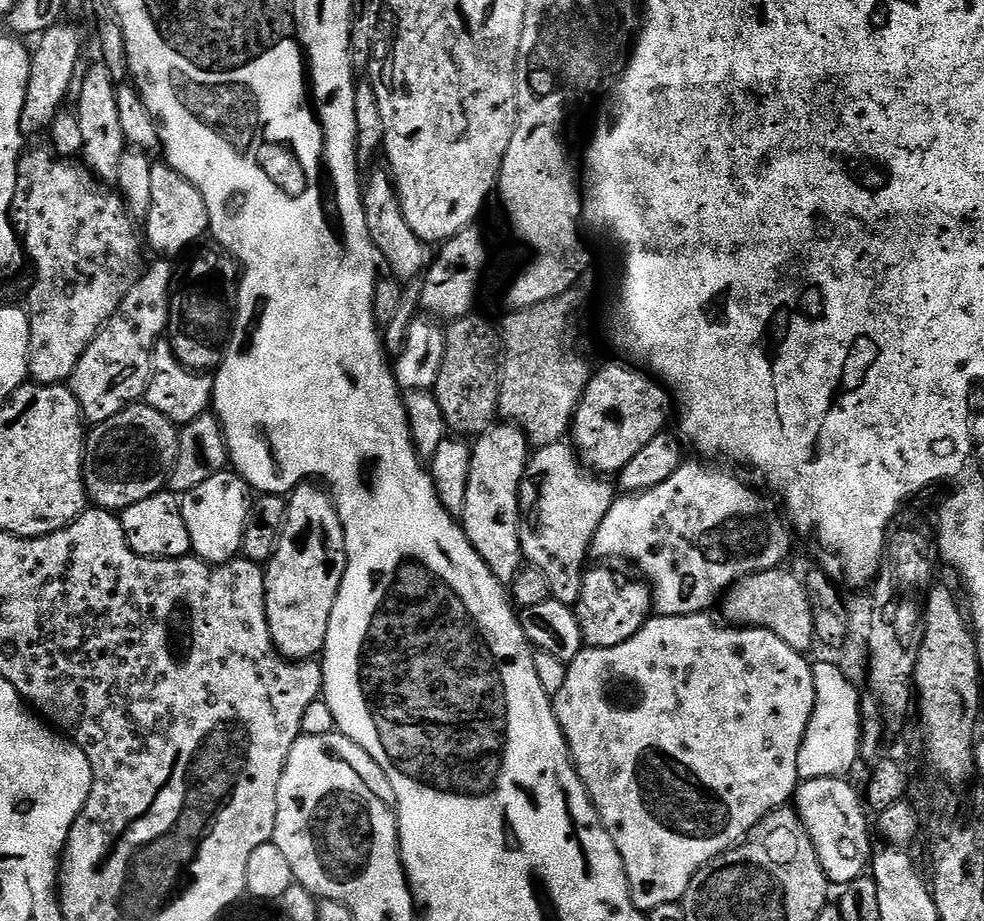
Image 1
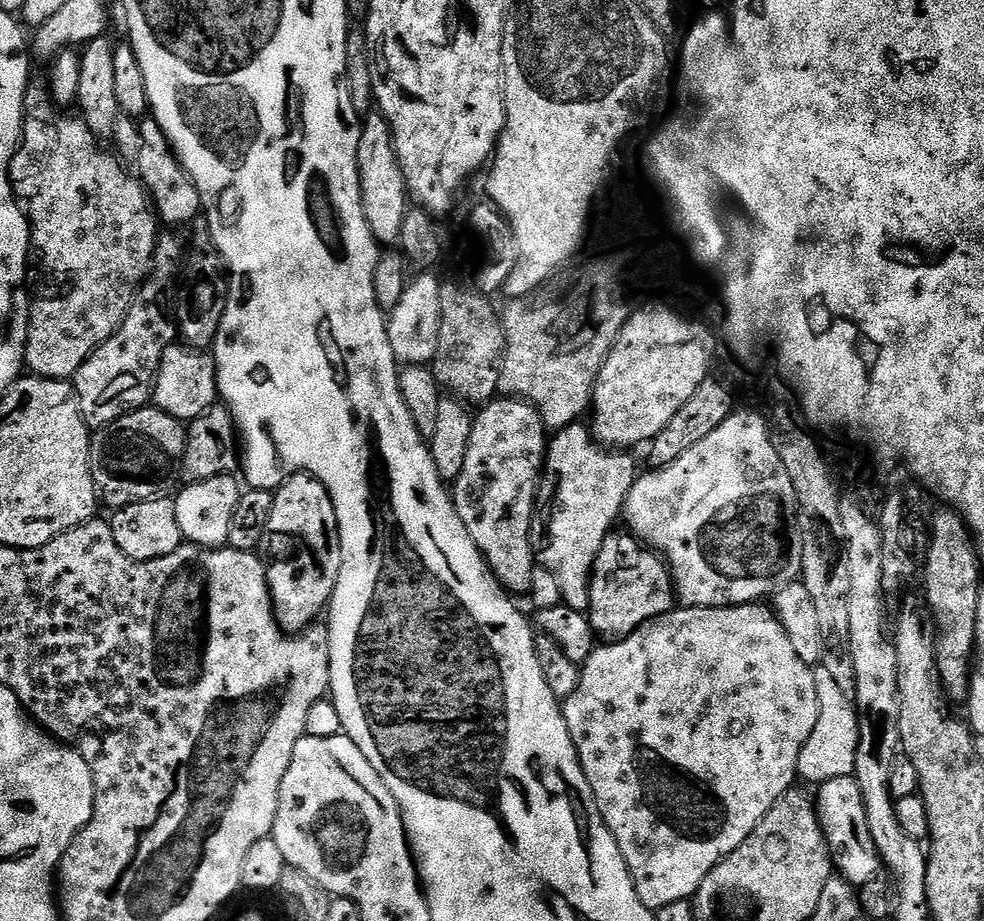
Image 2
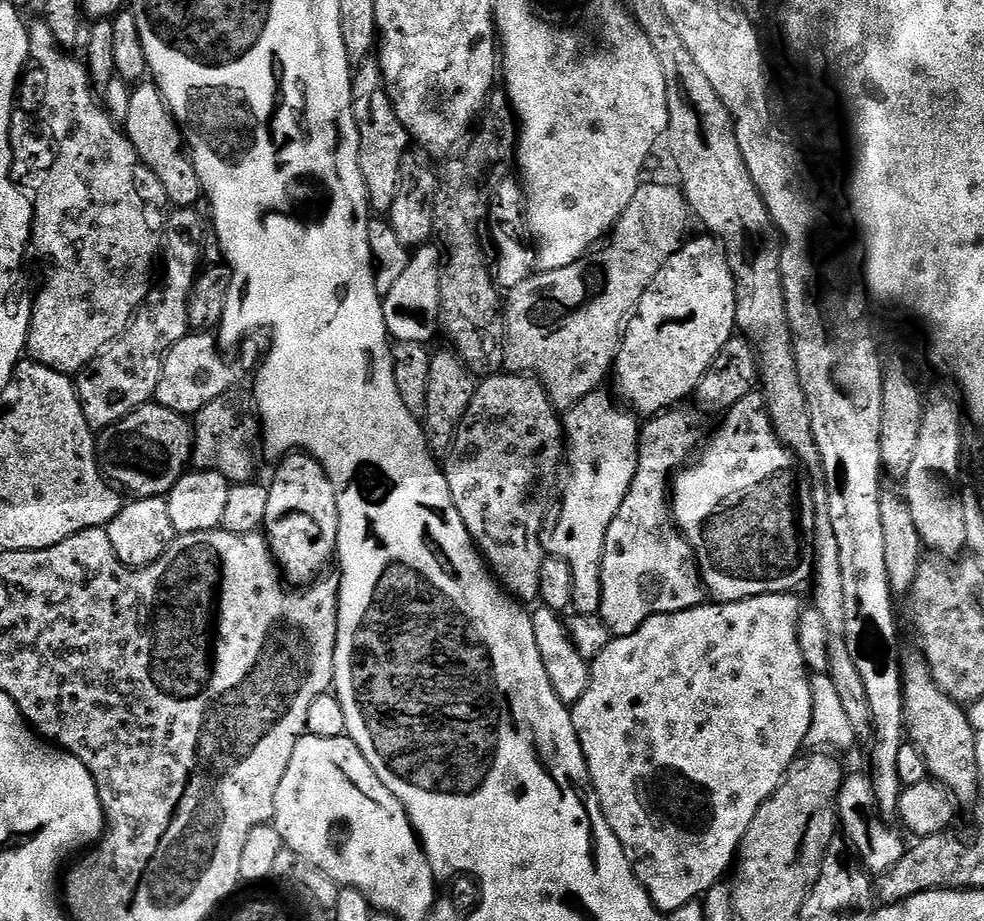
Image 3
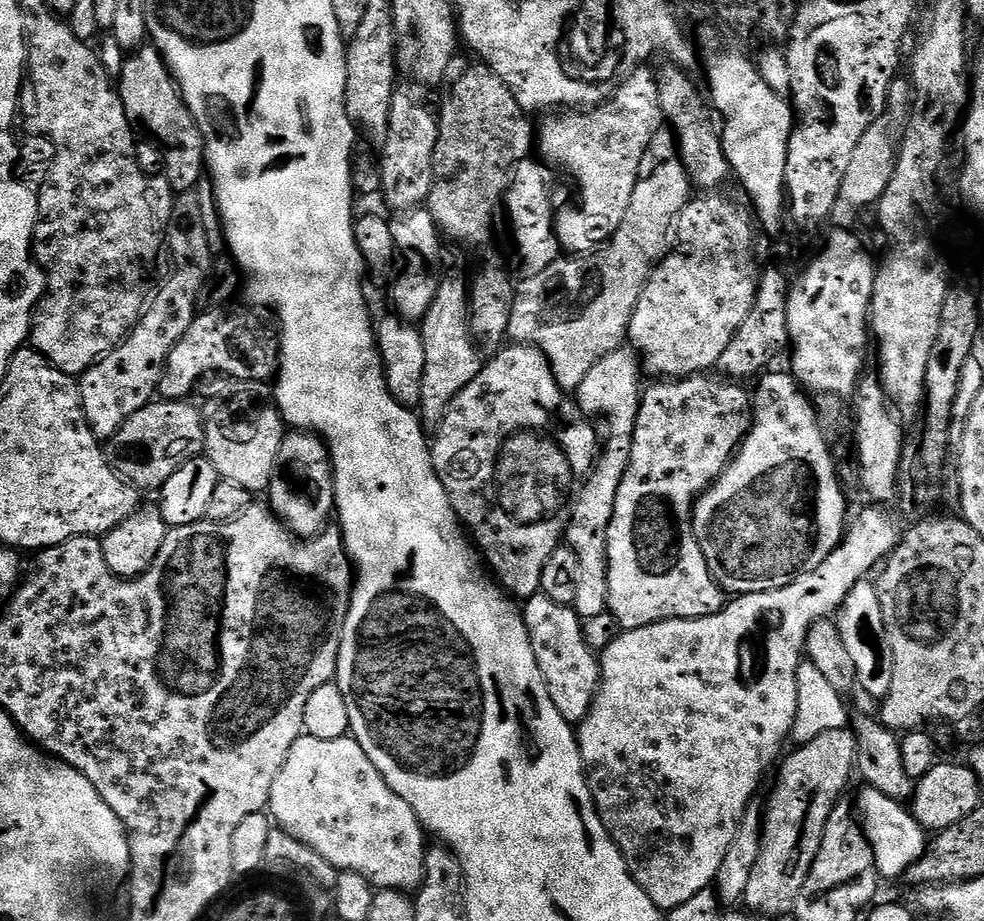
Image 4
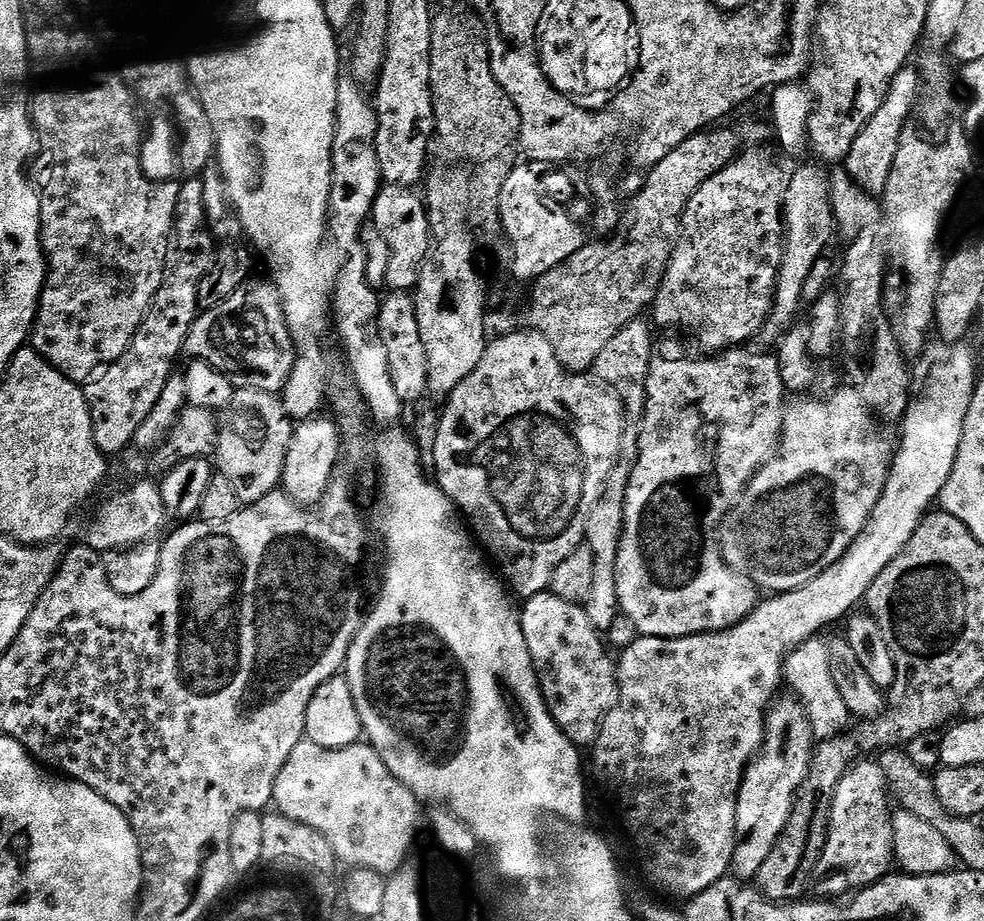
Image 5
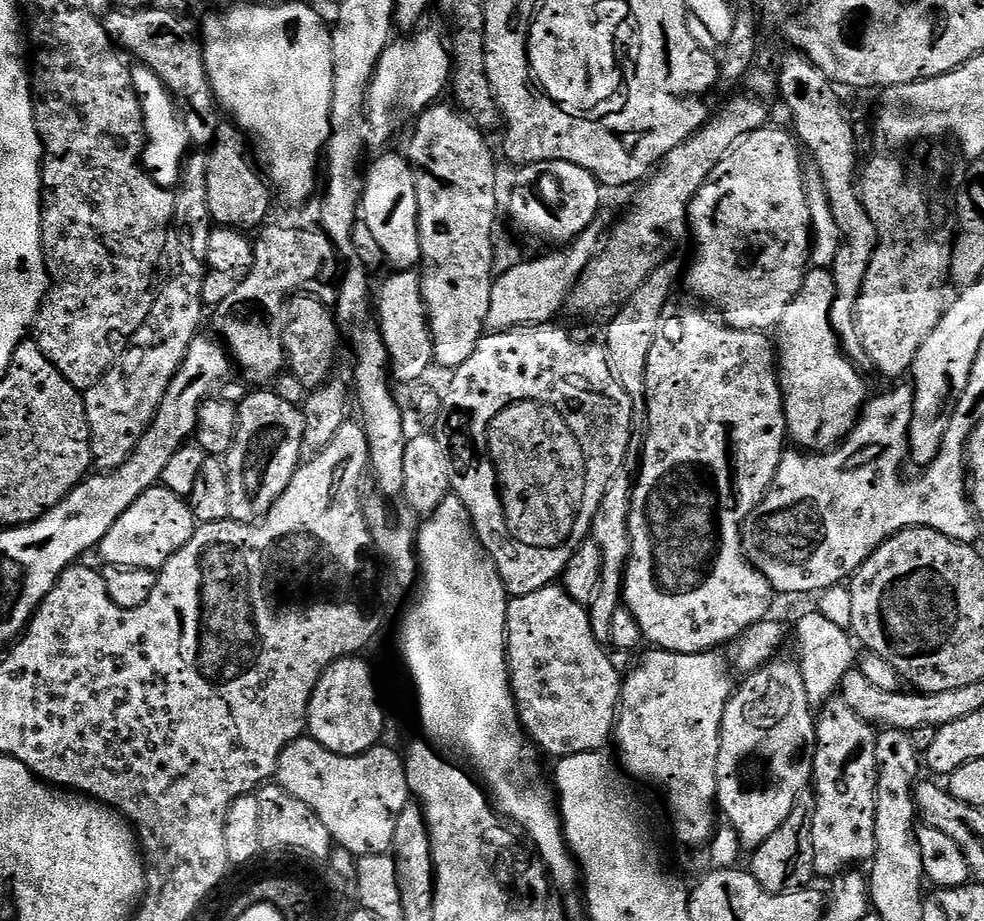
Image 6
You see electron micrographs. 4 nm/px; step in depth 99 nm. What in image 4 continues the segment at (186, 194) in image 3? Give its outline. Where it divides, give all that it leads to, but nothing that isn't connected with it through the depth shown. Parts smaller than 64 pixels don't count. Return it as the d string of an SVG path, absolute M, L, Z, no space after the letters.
M145 46L131 53L118 77L118 91L133 126L145 128L162 149L165 156L163 177L170 182L173 193L188 192L192 187L195 189L201 183L199 180L206 176L204 139L163 54L155 46Z

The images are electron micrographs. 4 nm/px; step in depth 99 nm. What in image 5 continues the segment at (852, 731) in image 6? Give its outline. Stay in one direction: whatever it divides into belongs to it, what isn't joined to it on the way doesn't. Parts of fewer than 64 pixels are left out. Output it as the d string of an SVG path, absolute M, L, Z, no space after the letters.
M857 759L846 769L832 795L828 831L824 833L820 857L812 868L810 892L813 897L827 898L854 892L884 879L893 871L888 804L888 789L884 787L882 772L875 759Z

